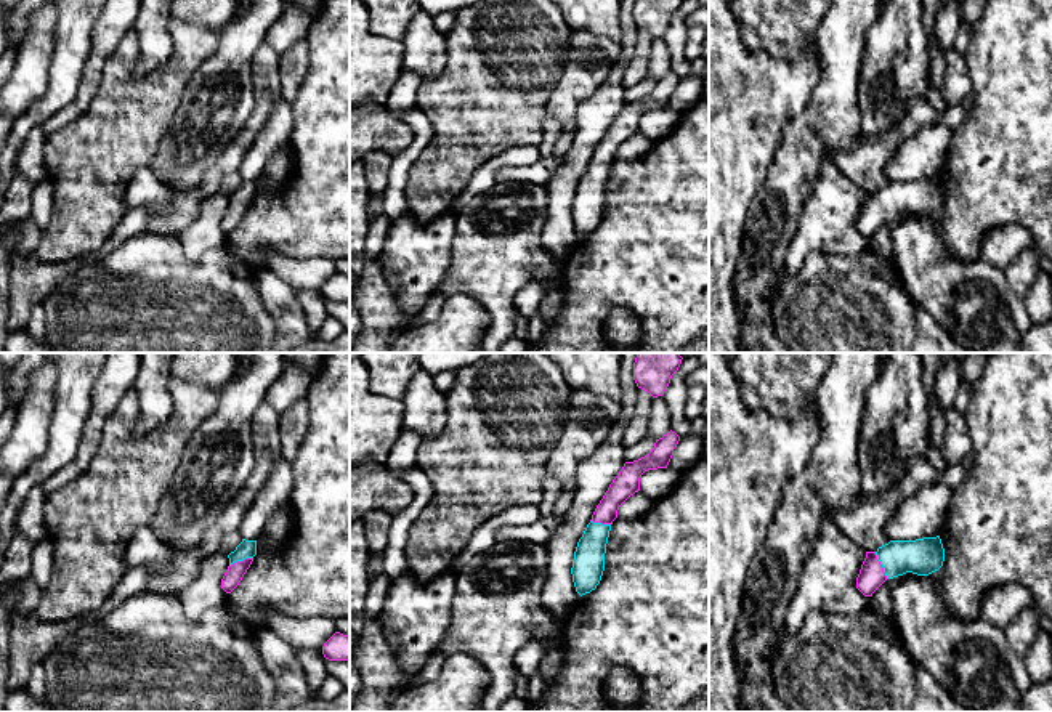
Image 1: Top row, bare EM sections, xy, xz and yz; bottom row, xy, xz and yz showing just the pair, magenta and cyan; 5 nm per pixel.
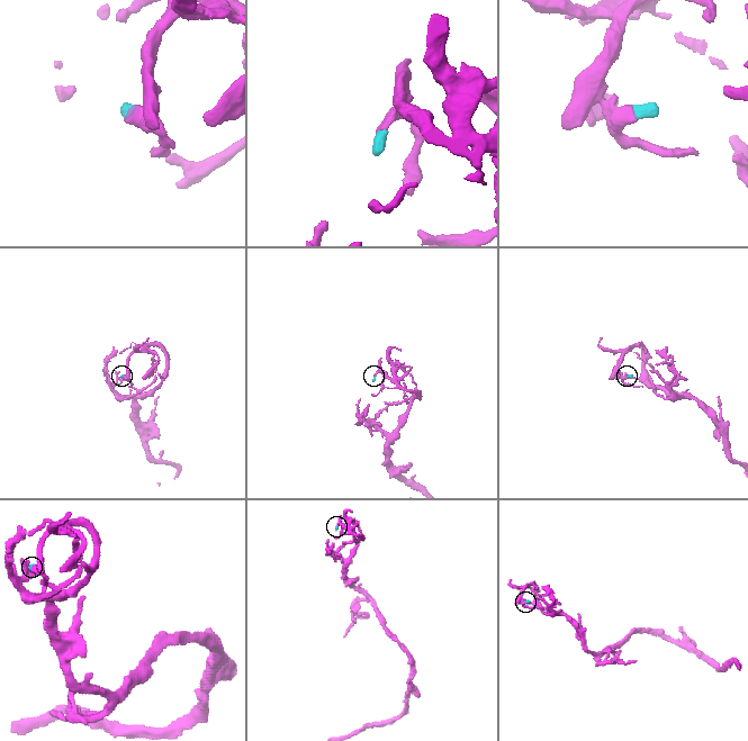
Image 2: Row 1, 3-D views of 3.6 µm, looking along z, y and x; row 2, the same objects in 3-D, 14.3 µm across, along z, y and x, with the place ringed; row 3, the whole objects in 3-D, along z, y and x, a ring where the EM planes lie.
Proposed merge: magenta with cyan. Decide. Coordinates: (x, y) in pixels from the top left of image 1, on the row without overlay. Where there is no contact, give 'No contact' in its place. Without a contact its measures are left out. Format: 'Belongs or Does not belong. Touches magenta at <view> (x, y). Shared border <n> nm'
Belongs. Touches magenta at yz (881, 206). Shared border 150 nm

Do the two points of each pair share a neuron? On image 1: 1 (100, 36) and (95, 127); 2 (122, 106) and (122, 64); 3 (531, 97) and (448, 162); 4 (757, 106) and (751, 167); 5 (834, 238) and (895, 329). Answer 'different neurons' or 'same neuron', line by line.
1: different neurons
2: same neuron
3: same neuron
4: same neuron
5: different neurons

